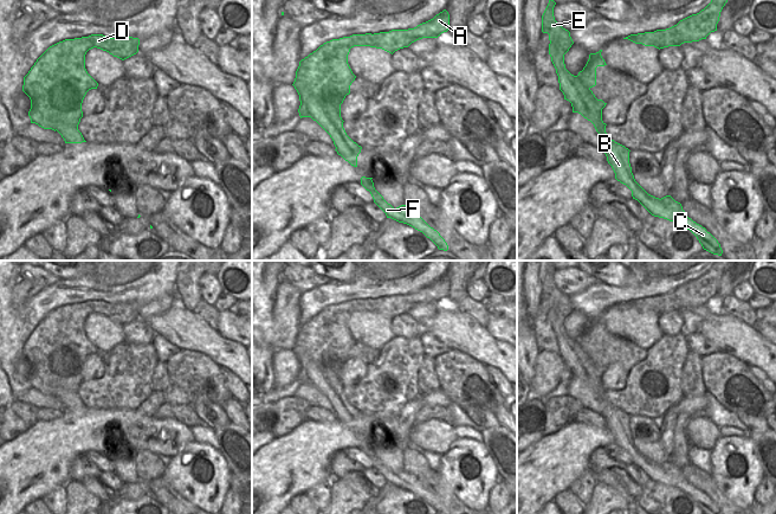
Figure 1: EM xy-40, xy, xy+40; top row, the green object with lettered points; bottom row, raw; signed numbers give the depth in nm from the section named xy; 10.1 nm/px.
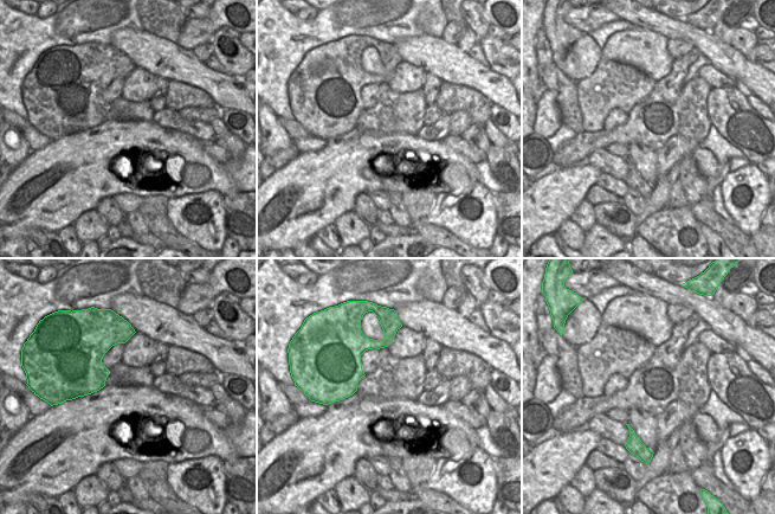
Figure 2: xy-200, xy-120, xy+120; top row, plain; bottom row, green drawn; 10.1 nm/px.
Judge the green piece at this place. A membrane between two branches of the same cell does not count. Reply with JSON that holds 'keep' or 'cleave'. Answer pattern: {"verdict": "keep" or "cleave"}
{"verdict": "cleave"}

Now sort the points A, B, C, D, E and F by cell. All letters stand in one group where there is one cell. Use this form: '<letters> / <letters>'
A D / B C E F

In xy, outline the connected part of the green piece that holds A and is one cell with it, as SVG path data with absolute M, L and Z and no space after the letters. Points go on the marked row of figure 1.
M446 9L433 19L408 30L353 34L332 39L299 62L293 86L299 95L299 116L311 117L309 107L317 103L330 120L341 117L341 104L350 94L356 76L348 64L348 54L354 46L382 49L389 53L408 47L422 38L438 38L450 28L450 14Z

